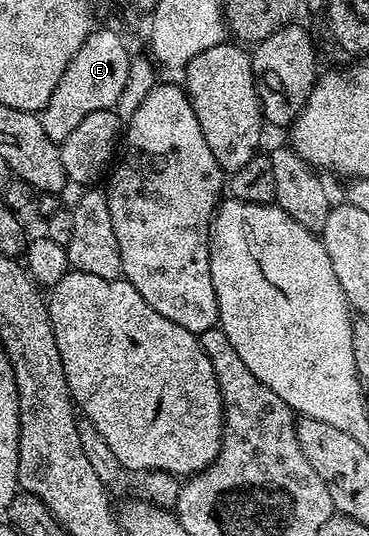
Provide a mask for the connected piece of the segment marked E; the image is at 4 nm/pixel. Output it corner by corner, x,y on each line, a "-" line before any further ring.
93,29
88,39
78,48
74,60
62,72
62,80
58,80
58,88
39,111
38,117
42,128
46,128
46,136
63,140
68,137
90,112
99,109
111,110
117,105
127,87
133,55
128,54
129,43
119,33
112,30

